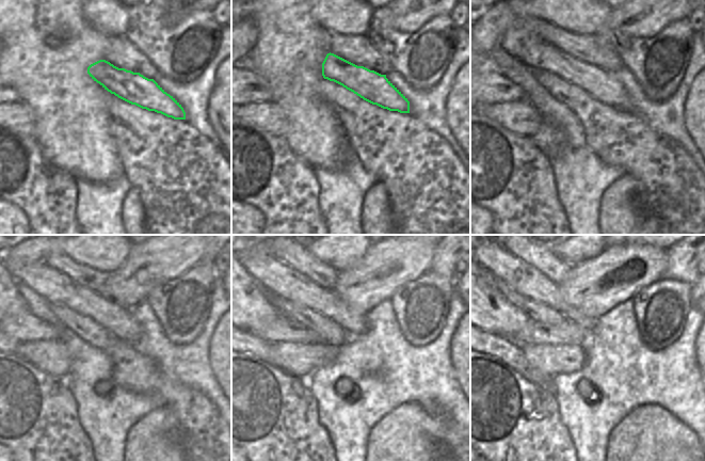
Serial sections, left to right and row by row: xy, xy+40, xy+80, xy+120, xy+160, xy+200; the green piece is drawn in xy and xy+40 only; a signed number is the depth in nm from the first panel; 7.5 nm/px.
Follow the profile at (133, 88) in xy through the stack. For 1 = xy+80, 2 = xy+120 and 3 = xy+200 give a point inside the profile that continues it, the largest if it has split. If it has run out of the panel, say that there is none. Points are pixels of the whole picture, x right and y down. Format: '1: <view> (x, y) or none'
1: xy+80 (602, 84)
2: xy+120 (54, 287)
3: xy+200 (526, 280)

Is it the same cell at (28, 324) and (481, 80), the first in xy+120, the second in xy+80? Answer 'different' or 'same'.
same

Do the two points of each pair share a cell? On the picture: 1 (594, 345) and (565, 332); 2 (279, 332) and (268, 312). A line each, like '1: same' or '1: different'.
1: different
2: different

